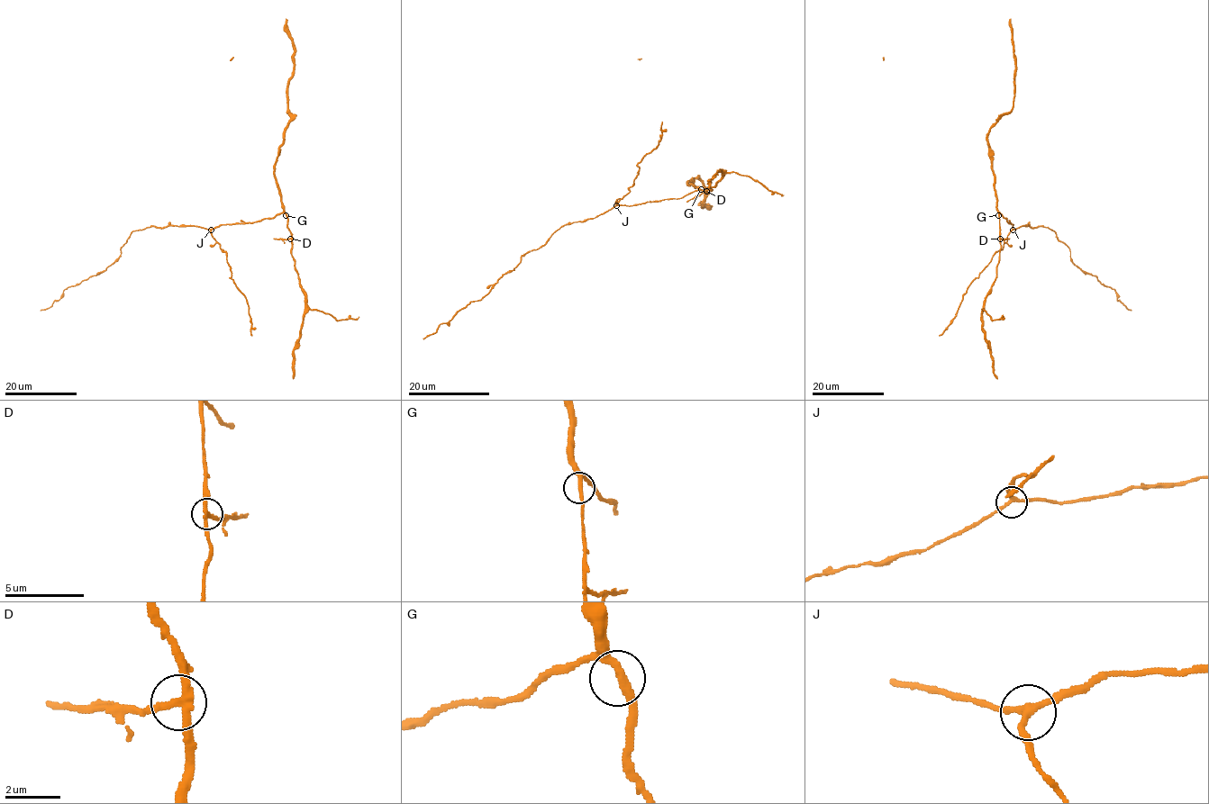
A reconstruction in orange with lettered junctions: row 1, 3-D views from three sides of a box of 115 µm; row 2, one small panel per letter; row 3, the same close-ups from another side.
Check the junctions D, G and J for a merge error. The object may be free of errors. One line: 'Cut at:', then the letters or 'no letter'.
Cut at: D

